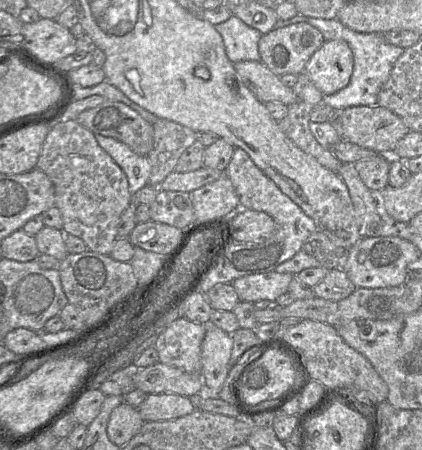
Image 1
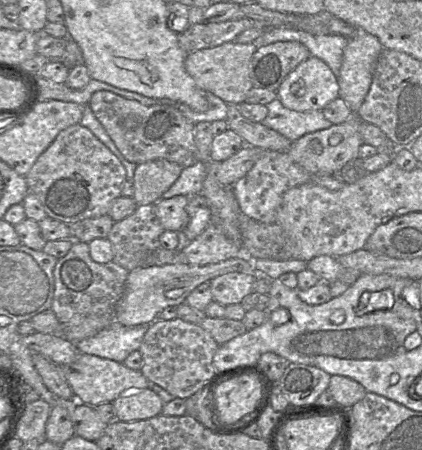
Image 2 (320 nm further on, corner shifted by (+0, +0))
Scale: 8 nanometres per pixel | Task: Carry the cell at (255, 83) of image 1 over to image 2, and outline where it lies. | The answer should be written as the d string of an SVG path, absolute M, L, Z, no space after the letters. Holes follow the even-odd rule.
M235 41L196 50L187 55L185 69L200 89L213 93L226 103L241 104L245 102L249 90L253 88L251 59L256 50L255 43L241 44Z

